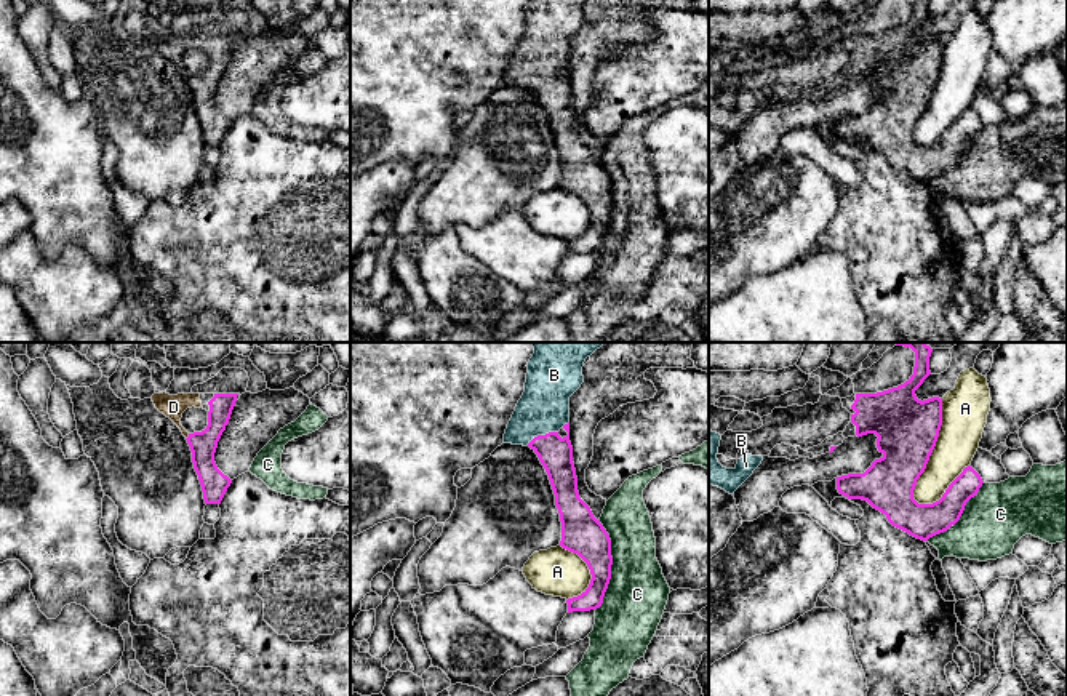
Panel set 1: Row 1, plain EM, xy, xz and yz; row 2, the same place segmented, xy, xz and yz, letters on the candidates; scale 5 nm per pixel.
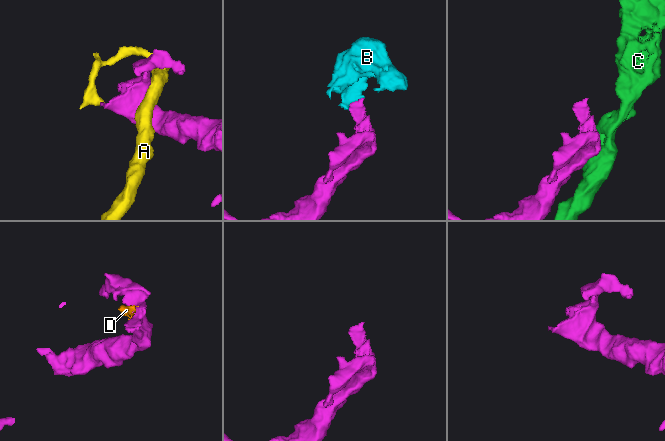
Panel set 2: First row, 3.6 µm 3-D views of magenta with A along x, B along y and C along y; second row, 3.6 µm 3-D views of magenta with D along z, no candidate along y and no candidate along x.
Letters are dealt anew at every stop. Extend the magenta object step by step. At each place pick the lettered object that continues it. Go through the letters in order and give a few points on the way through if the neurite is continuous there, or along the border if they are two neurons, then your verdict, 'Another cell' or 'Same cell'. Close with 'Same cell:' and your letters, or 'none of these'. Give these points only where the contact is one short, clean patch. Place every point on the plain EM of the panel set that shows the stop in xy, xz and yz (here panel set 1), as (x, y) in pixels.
A: Another cell
B: Path across: xz (555, 95), (543, 77), (544, 48). Same cell
C: Another cell
D: Path across: xy (203, 85), (187, 79), (176, 63), (173, 48). Same cell
Same cell: B, D

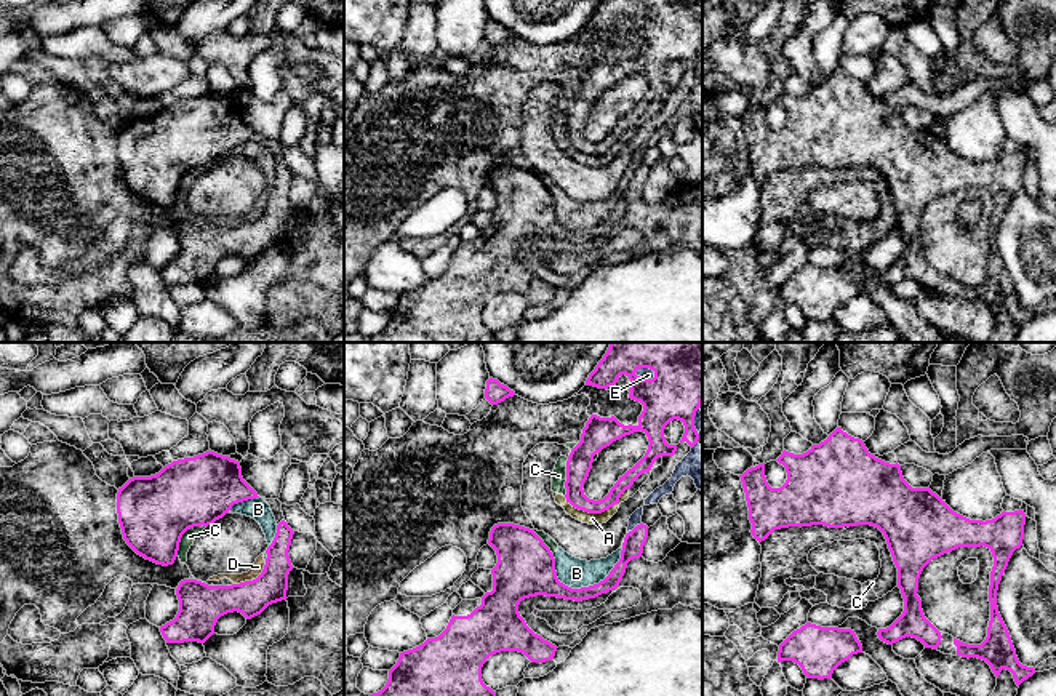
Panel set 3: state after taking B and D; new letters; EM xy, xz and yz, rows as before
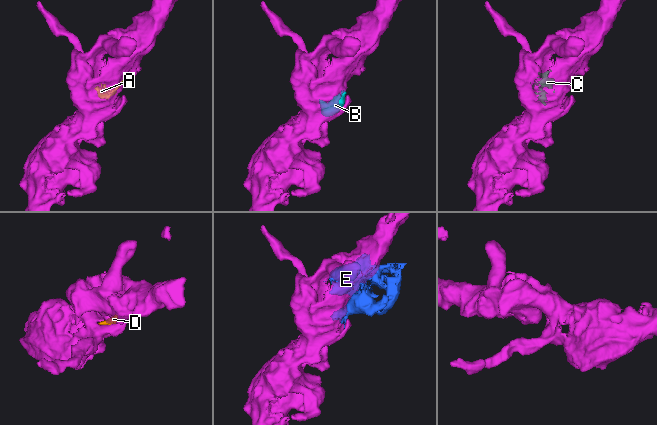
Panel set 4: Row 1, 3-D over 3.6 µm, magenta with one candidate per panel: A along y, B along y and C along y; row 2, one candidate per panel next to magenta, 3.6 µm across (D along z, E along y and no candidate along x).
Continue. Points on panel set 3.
A: Another cell
B: Another cell
C: Another cell
D: Boundary: xy (266, 202), (255, 220), (234, 226). Another cell
E: Another cell
Same cell: none of these

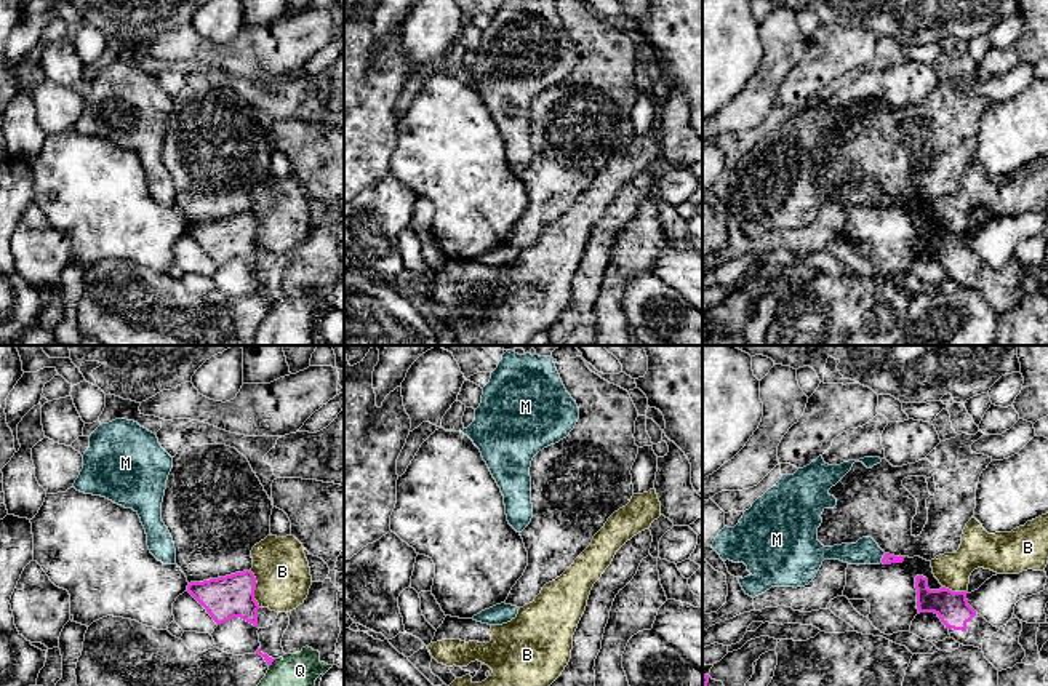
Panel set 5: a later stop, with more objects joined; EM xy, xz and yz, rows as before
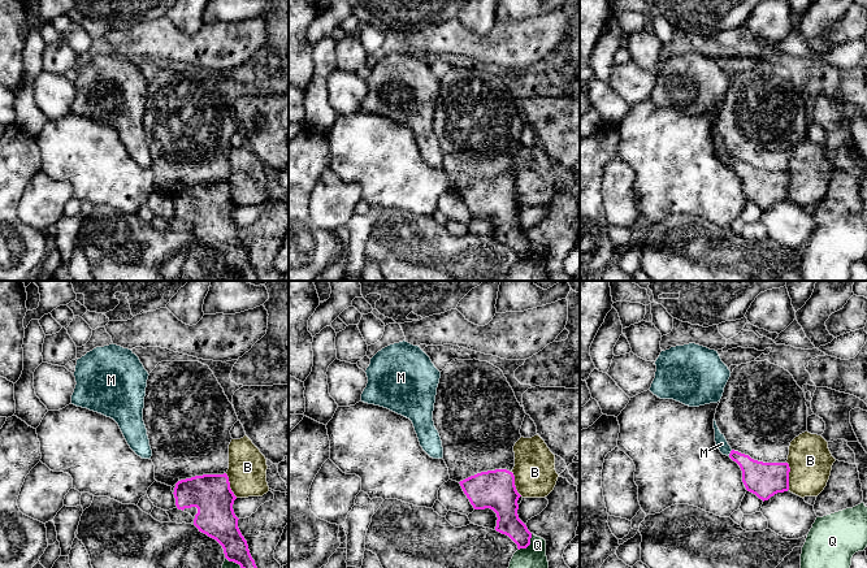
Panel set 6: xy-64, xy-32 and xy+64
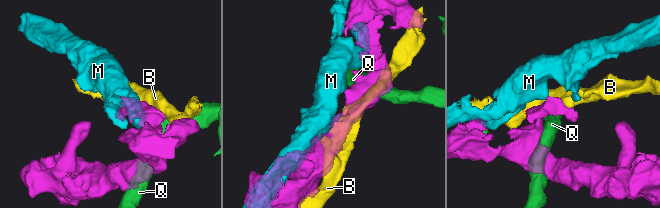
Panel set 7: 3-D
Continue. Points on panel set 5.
B: Another cell
M: Boundary: yz (885, 195), (880, 203). Another cell
Q: Another cell
Same cell: none of these

